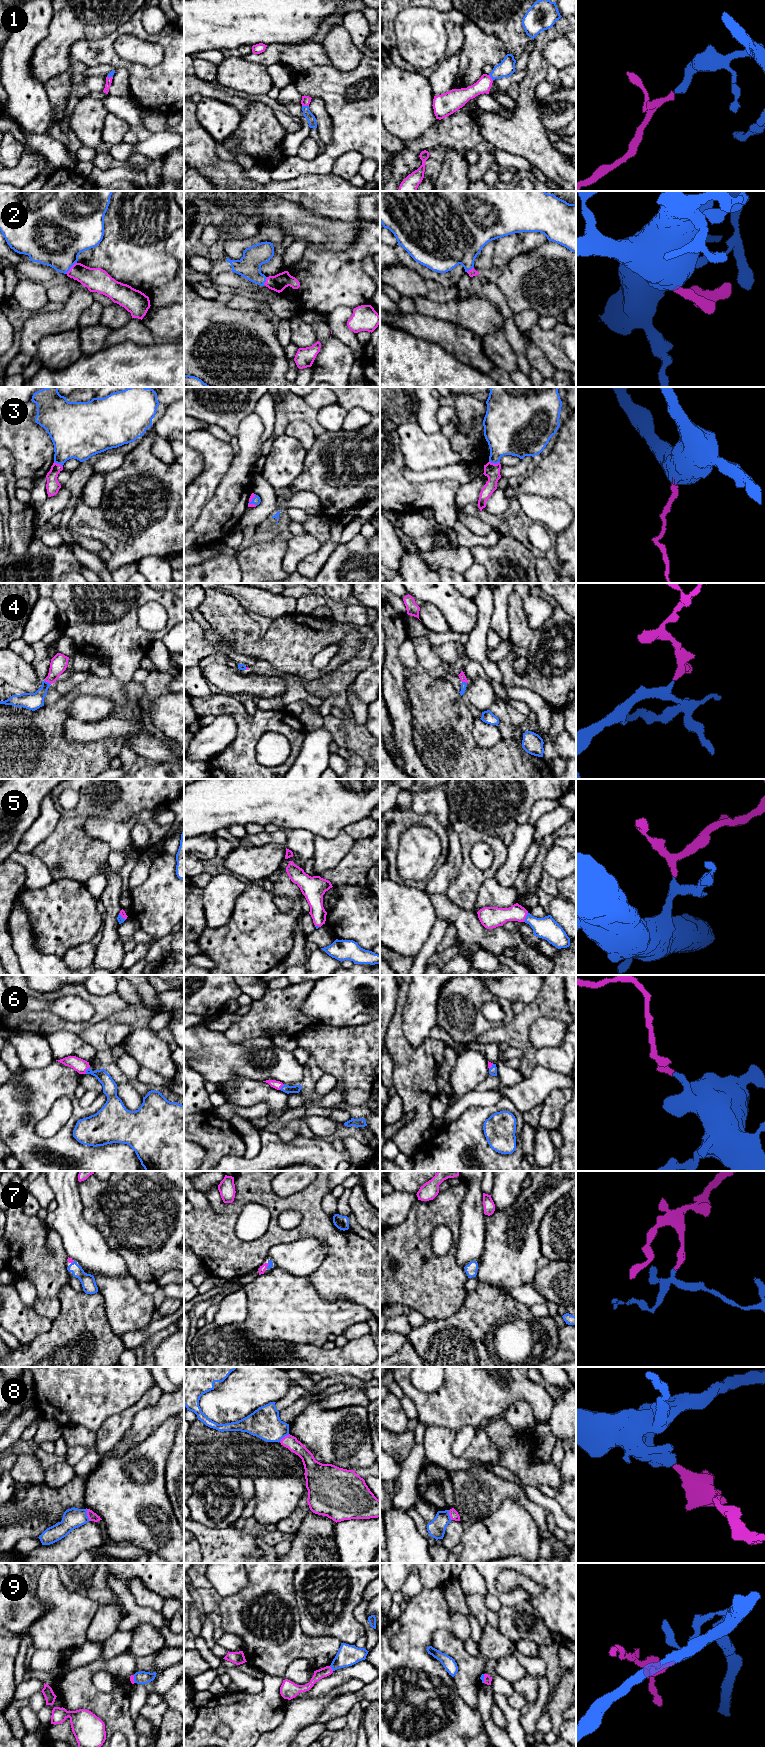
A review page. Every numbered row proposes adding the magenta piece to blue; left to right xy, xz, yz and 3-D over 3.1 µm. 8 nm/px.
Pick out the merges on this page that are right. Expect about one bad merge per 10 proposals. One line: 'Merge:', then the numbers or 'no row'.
Merge: 1, 2, 3, 4, 5, 6, 7

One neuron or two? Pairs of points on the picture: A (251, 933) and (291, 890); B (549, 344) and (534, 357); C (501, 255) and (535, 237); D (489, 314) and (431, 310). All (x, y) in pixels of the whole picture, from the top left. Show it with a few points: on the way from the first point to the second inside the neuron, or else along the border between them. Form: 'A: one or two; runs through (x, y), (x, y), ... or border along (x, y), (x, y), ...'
A: one; runs through (255, 918), (255, 910), (276, 890)
B: two; border along (530, 340), (542, 351), (556, 369)
C: one; runs through (509, 247), (527, 241)
D: one; runs through (475, 313), (445, 311)

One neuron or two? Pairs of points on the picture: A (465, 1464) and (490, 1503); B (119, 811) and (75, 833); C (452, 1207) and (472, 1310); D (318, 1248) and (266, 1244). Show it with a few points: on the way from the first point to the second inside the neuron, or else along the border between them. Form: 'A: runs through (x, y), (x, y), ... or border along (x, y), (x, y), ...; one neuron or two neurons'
A: border along (482, 1463), (467, 1469), (455, 1470), (451, 1474); two neurons
B: runs through (106, 811), (88, 811), (79, 820); one neuron
C: border along (467, 1293), (462, 1305), (454, 1313); two neurons
D: border along (300, 1239), (274, 1245), (267, 1255); two neurons

